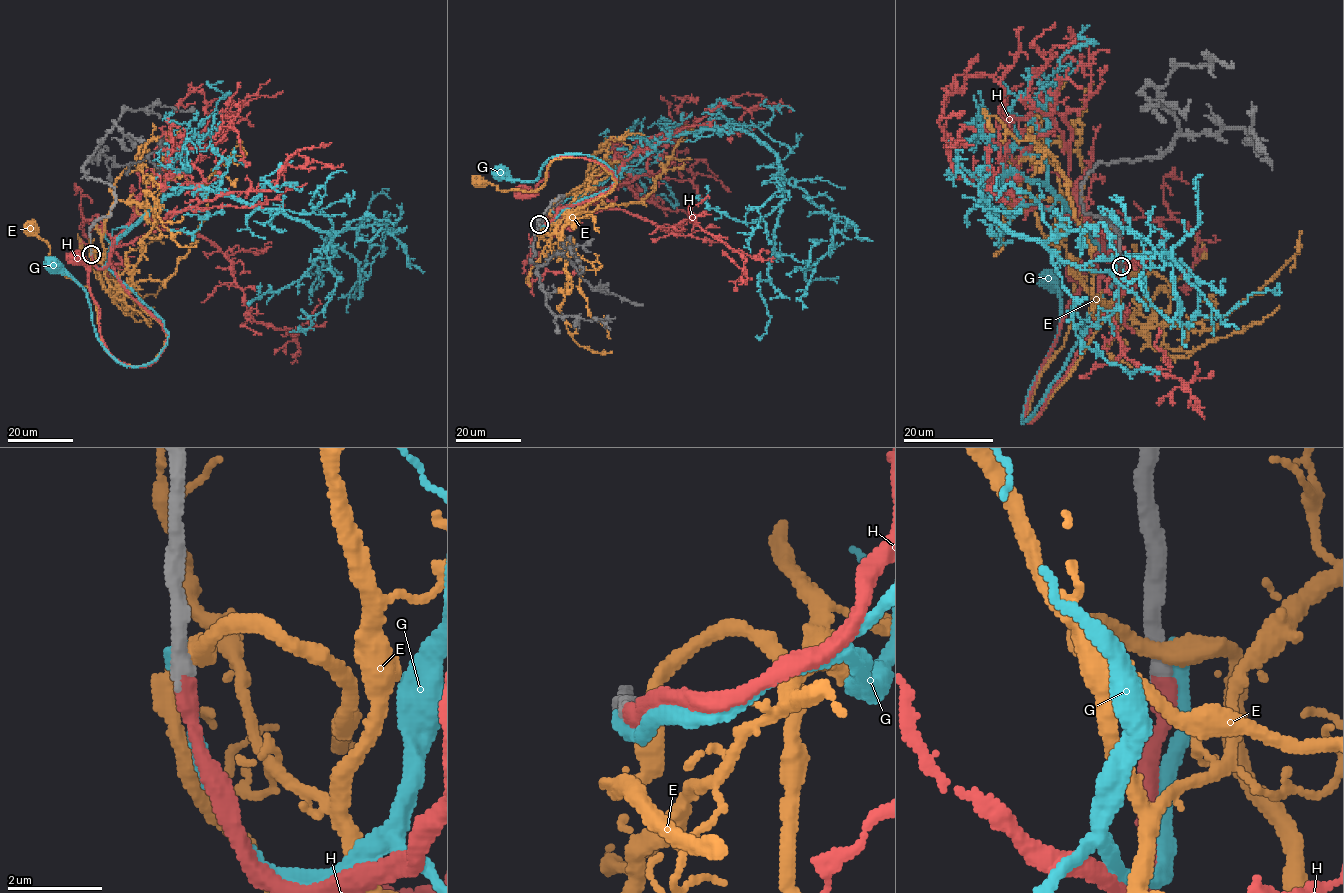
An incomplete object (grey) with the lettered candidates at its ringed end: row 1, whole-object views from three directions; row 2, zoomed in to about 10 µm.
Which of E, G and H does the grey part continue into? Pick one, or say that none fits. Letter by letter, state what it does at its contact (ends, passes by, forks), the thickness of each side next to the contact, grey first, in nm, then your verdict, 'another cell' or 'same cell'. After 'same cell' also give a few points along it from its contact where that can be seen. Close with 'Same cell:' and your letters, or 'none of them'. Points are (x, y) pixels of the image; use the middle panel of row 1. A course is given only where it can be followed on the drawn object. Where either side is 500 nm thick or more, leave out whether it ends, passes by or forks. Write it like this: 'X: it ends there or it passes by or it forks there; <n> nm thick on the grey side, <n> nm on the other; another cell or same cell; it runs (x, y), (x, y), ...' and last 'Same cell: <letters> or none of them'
E: it passes by; 420 nm thick on the grey side, 420 nm on the other; another cell
G: it ends there; 400 nm thick on the grey side, 400 nm on the other; another cell
H: it ends there; 380 nm thick on the grey side, 400 nm on the other; same cell; it runs (539, 225), (558, 210), (610, 190), (614, 174), (589, 159), (559, 156), (547, 167), (536, 194), (525, 194)
Same cell: H

